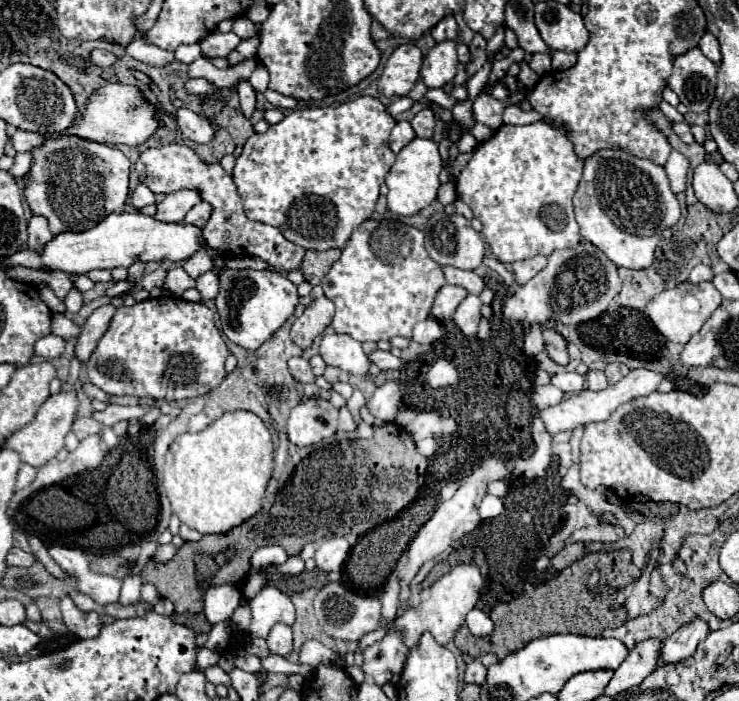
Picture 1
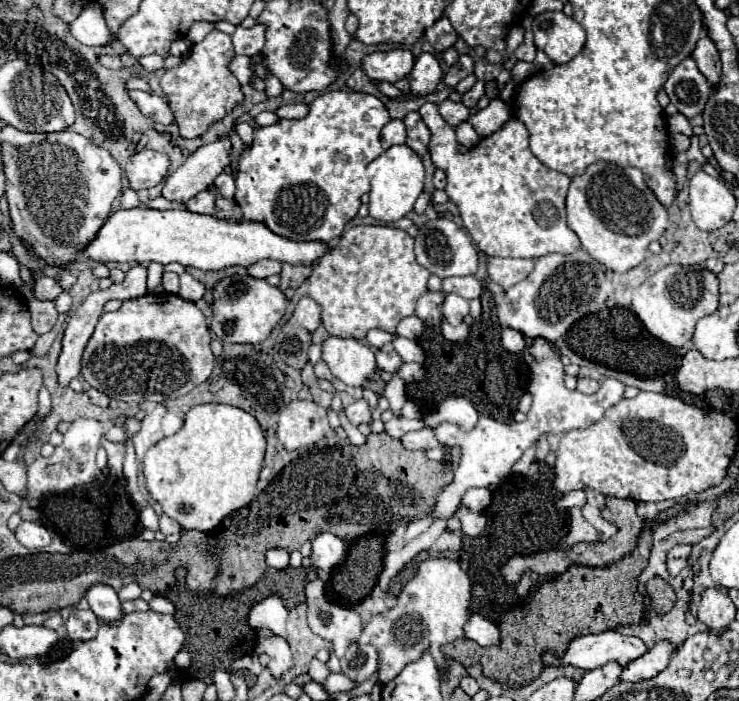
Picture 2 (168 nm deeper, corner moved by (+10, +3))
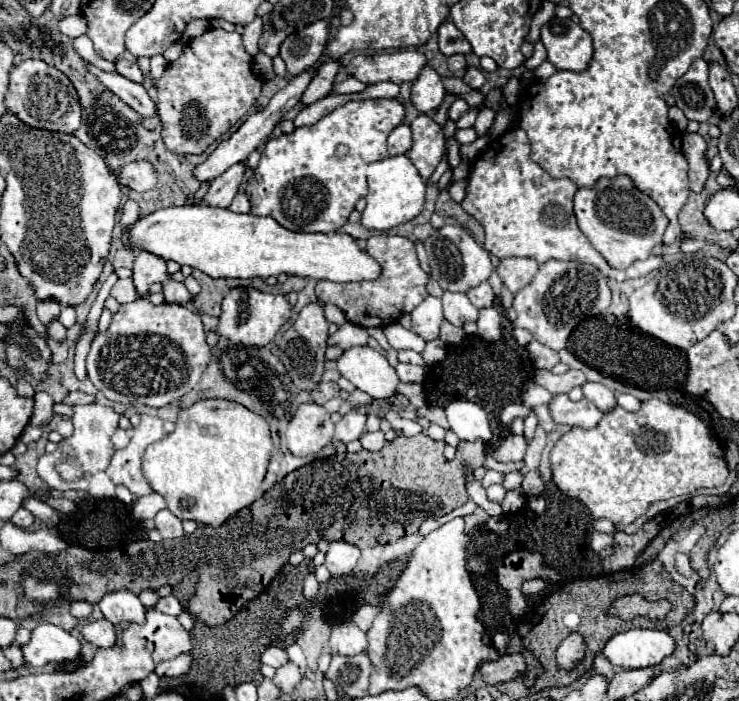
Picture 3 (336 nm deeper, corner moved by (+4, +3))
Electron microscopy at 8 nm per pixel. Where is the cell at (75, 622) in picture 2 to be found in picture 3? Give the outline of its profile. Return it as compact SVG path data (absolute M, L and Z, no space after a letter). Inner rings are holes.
M107 619L87 621L87 623L81 627L81 635L83 635L85 641L93 643L95 647L111 647L111 645L115 645L115 641L117 641L113 623L109 623Z

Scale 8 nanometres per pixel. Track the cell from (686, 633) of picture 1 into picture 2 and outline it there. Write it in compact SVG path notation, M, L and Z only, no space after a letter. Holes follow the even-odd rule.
M667 641L657 643L653 649L649 649L645 655L641 655L637 661L631 661L623 671L619 681L629 681L629 683L639 683L645 679L651 679L659 675L667 665L671 655L675 653L675 647Z

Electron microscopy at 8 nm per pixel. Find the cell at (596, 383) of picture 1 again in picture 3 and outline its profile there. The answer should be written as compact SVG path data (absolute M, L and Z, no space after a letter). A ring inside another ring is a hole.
M585 383L583 385L583 395L585 395L585 399L595 403L603 411L611 411L617 405L615 395L601 383Z

